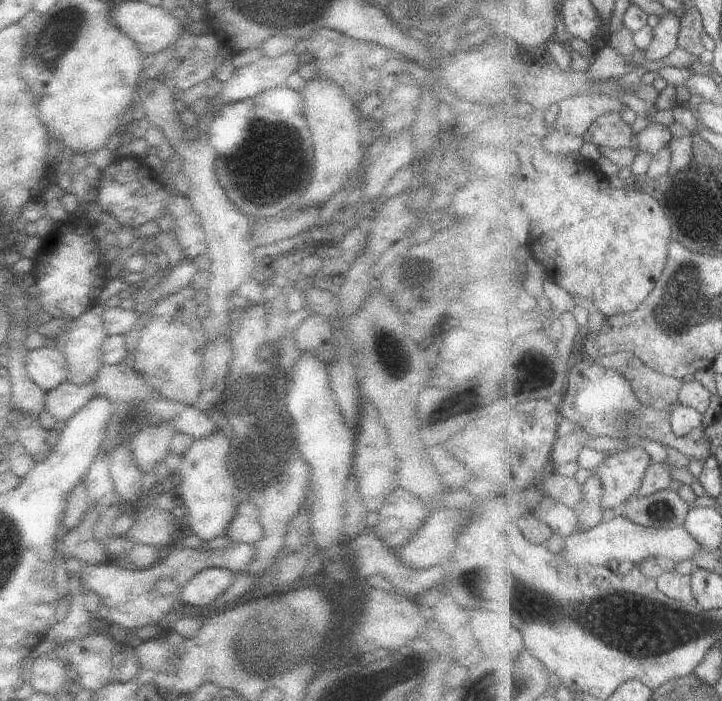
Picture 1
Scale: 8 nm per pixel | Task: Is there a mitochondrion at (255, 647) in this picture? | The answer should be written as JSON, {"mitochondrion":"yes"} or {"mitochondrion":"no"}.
{"mitochondrion":"yes"}

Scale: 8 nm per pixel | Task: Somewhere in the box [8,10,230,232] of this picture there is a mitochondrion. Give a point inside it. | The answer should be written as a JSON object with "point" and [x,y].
{"point":[52,43]}

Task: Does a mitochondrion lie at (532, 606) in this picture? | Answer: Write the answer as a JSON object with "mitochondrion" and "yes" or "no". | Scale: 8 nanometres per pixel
{"mitochondrion":"yes"}

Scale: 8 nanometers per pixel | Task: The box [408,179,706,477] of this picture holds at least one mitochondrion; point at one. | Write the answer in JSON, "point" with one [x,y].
{"point":[530,369]}

